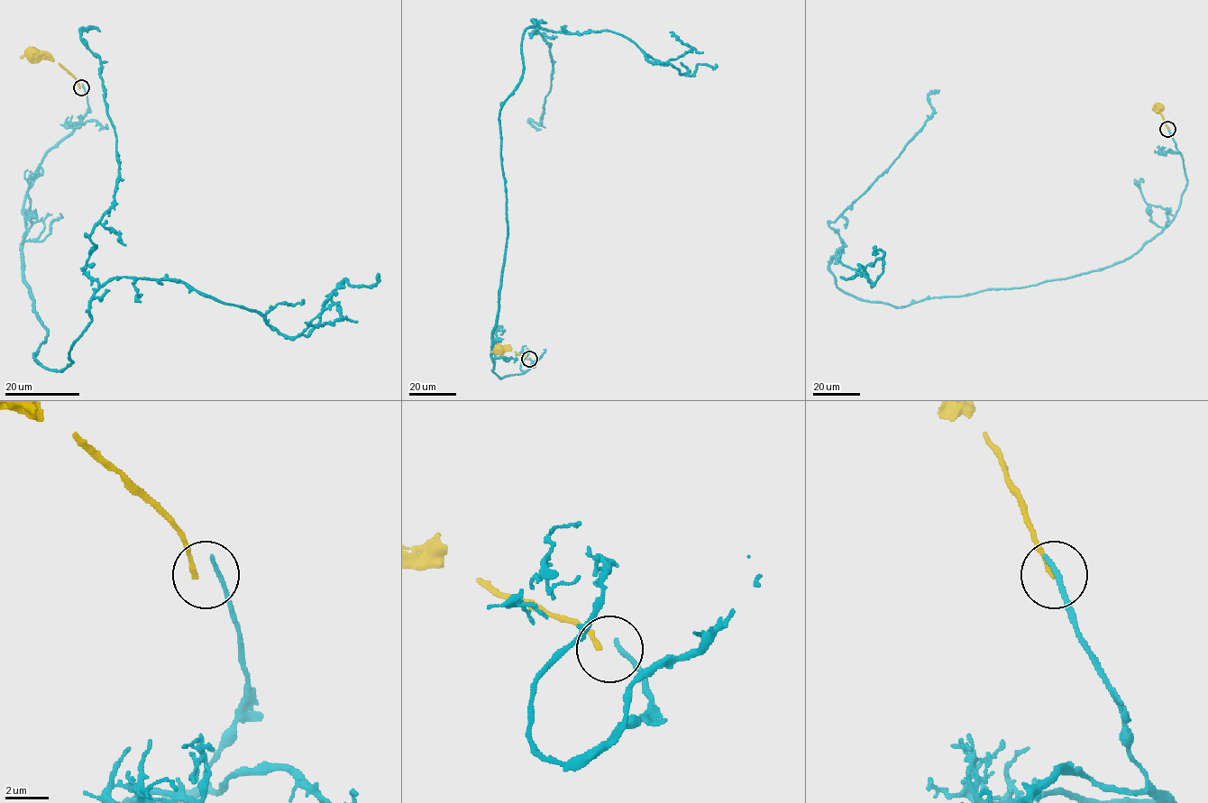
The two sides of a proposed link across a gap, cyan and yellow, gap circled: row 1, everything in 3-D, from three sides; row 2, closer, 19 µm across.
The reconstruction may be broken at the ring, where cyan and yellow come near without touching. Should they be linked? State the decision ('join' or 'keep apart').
keep apart

